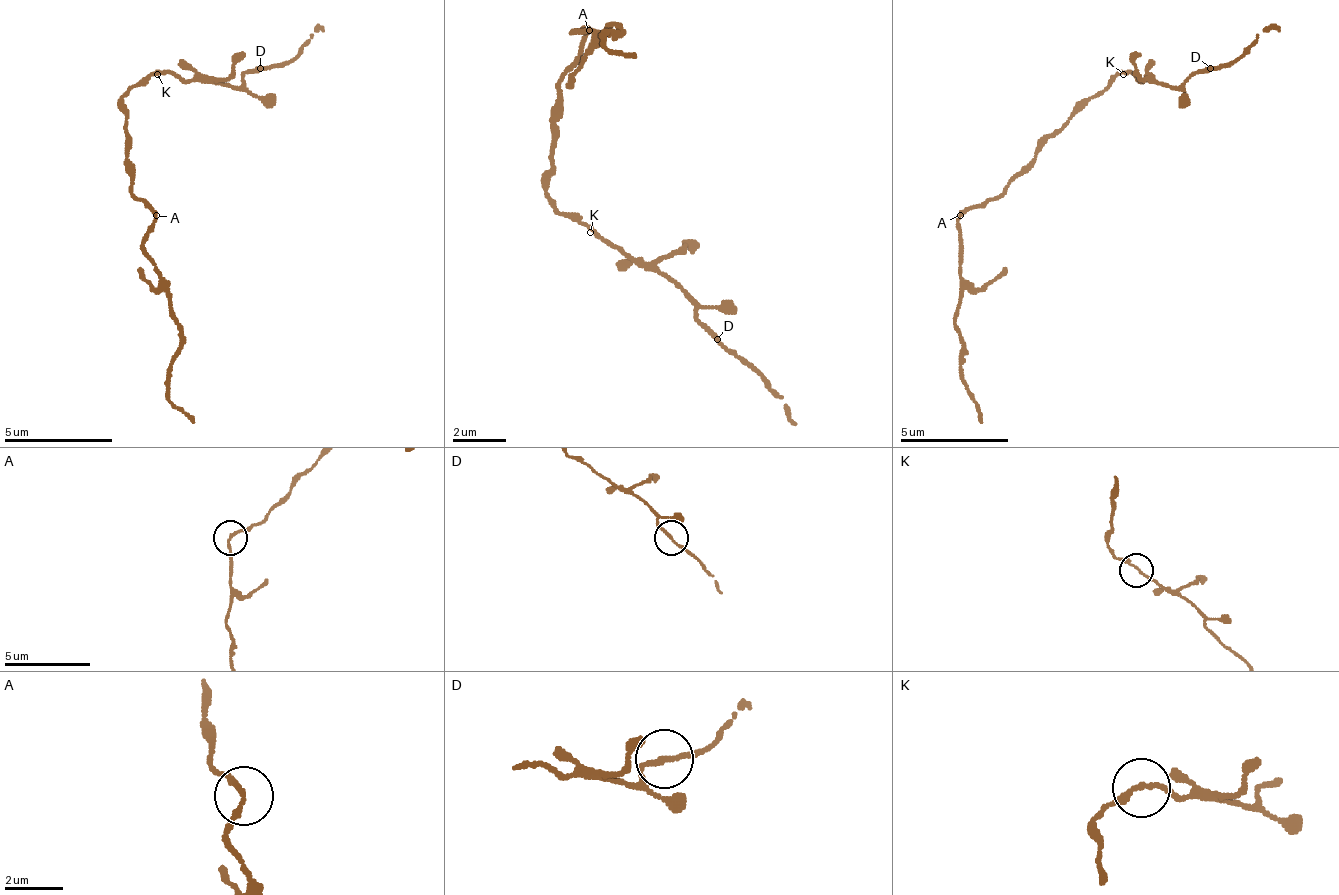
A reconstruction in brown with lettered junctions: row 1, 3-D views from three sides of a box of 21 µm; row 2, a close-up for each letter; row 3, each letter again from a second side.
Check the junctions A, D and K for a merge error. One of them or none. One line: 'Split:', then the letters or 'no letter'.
Split: A

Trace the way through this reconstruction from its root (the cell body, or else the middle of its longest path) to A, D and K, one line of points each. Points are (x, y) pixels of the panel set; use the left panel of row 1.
A: (125, 138), (125, 171), (130, 176), (130, 187), (157, 214)
D: (125, 138), (125, 95), (135, 84), (146, 84), (157, 74), (238, 84), (243, 74), (254, 74), (260, 68)
K: (125, 138), (125, 95), (135, 84), (157, 74)

